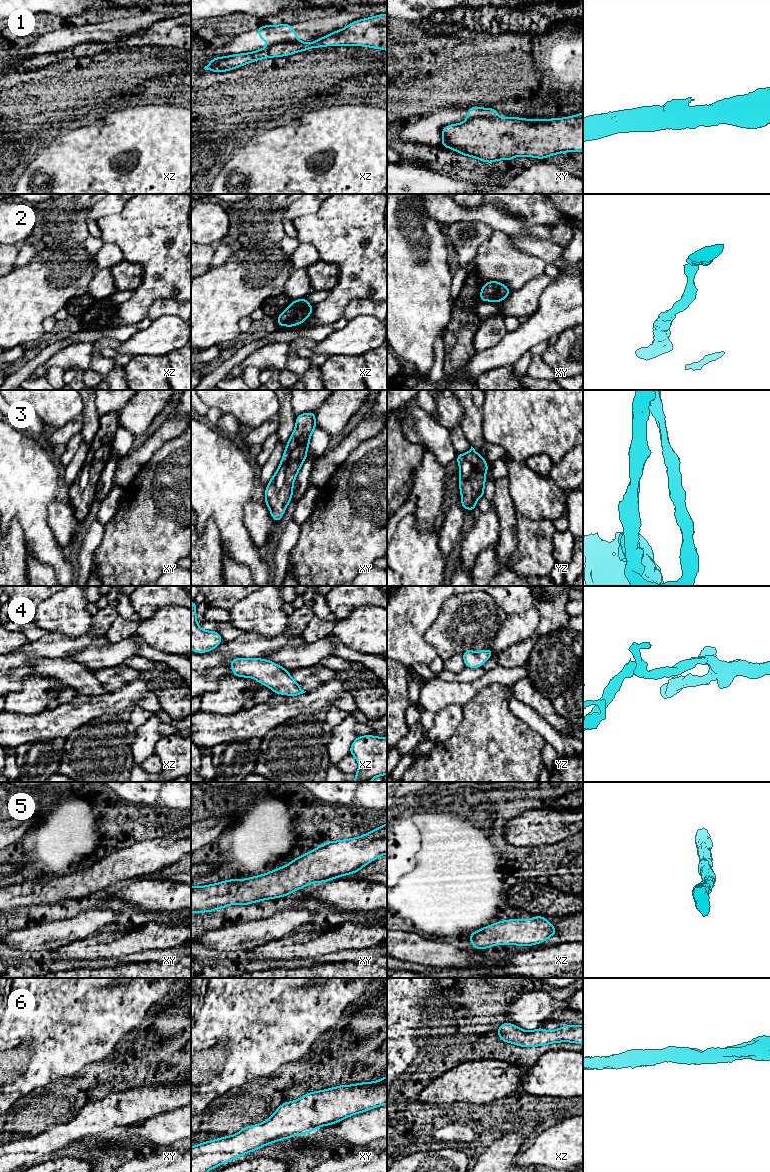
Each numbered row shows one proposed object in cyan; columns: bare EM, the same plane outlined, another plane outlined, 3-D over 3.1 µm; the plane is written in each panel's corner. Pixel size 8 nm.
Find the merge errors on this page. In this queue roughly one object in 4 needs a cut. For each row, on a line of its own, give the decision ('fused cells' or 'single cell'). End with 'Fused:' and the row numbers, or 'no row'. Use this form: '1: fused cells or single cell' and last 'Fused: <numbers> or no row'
1: fused cells
2: single cell
3: single cell
4: single cell
5: single cell
6: single cell
Fused: 1

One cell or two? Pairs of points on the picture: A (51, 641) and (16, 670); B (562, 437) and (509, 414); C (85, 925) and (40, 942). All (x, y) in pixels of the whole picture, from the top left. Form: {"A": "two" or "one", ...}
{"A": "one", "B": "one", "C": "one"}

